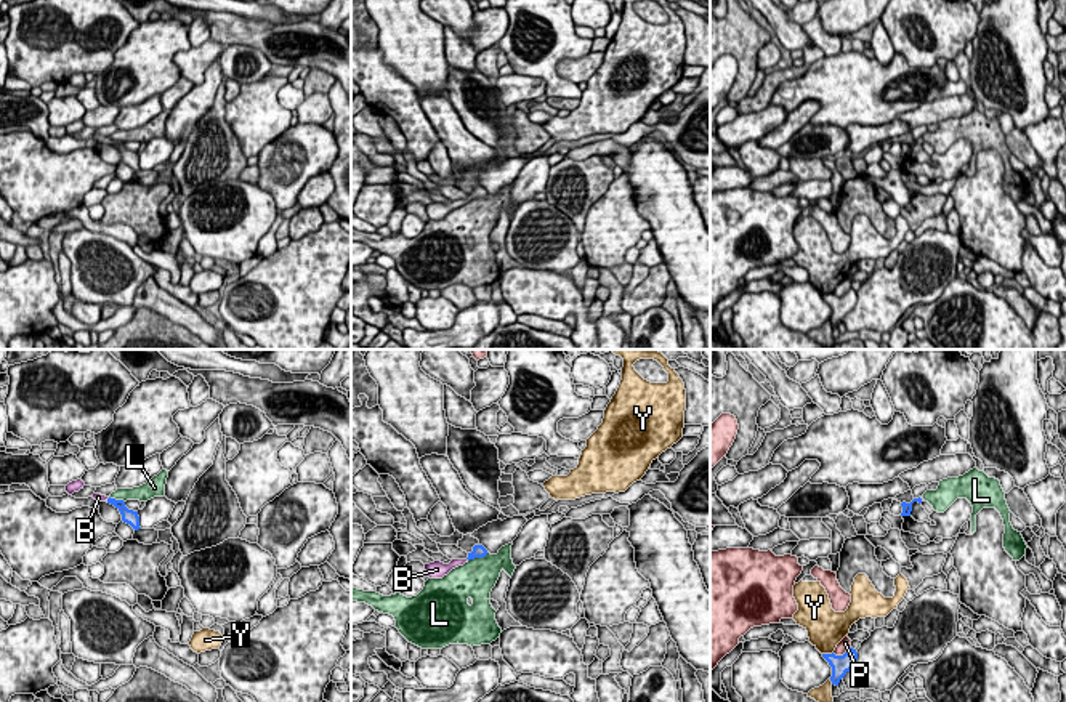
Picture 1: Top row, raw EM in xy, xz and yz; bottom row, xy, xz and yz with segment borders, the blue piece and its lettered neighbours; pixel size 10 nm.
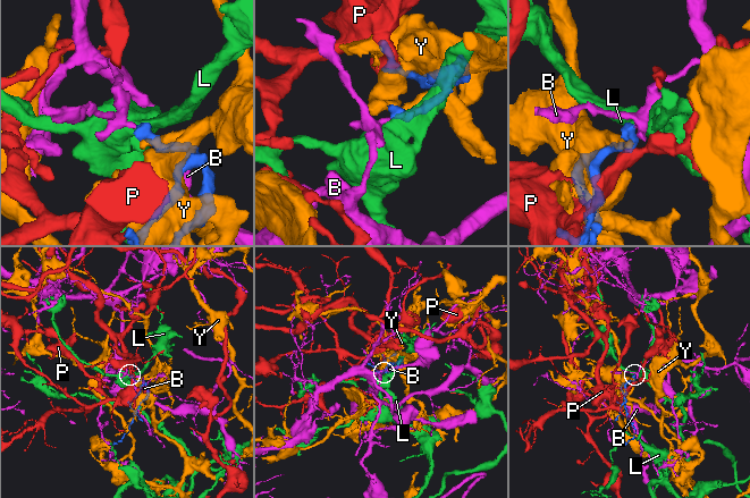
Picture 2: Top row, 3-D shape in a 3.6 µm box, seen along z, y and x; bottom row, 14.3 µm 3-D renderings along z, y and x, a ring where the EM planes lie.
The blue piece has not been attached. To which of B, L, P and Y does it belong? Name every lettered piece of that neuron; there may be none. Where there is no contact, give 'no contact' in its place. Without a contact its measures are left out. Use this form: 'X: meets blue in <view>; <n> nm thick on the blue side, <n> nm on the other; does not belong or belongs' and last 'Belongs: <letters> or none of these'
B: meets blue in xy; 130 nm thick on the blue side, 90 nm on the other; belongs
L: meets blue in xz; 130 nm thick on the blue side, 380 nm on the other; does not belong
P: meets blue in yz; 190 nm thick on the blue side, 120 nm on the other; does not belong
Y: meets blue in yz; 190 nm thick on the blue side, 360 nm on the other; does not belong
Belongs: B

